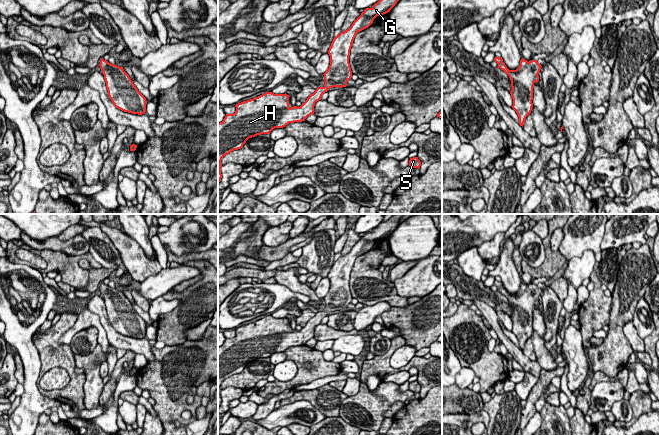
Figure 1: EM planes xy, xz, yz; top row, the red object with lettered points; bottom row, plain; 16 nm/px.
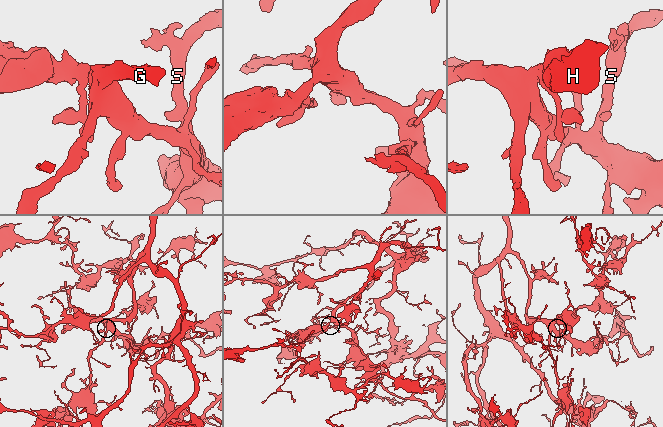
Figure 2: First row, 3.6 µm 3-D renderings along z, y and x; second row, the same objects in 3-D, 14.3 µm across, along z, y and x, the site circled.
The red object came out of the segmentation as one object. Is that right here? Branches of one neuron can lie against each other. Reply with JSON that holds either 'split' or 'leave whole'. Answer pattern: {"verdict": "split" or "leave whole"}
{"verdict": "leave whole"}

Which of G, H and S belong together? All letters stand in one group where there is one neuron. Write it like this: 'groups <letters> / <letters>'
groups G H S

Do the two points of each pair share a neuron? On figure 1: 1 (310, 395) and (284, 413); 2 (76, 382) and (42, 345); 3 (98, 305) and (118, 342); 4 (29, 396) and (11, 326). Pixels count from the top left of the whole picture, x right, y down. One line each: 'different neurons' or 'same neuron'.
1: different neurons
2: same neuron
3: same neuron
4: same neuron

